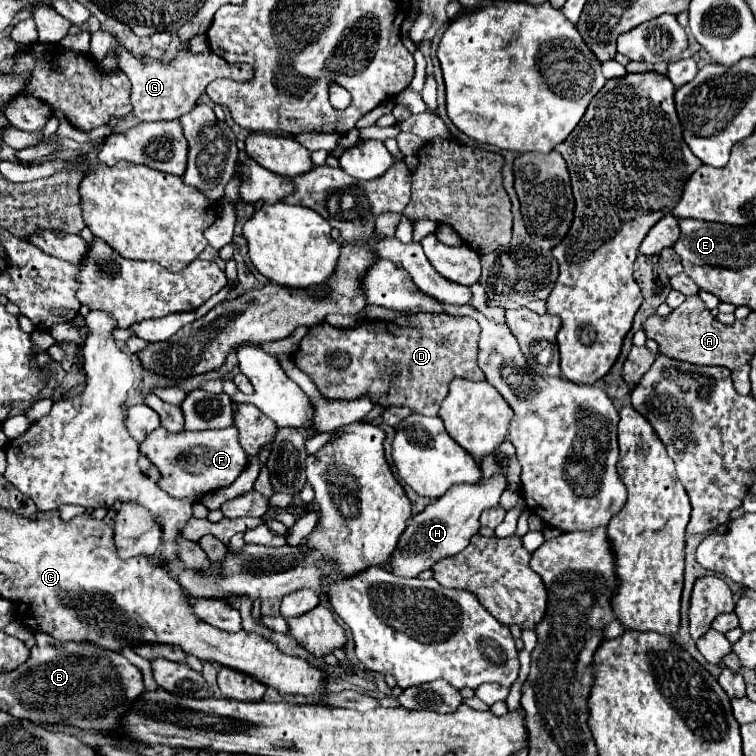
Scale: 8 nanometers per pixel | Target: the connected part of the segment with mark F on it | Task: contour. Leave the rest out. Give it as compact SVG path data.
M159 427L147 441L141 443L141 451L151 459L151 463L161 471L159 487L175 499L195 499L203 495L229 487L247 467L249 455L239 443L239 433L235 427L219 431L179 431L169 433Z

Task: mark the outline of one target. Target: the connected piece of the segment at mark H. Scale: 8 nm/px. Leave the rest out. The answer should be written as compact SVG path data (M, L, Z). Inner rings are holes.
M497 473L489 479L481 479L475 485L459 483L453 485L445 495L429 503L419 515L415 515L403 537L399 539L399 549L395 551L395 557L391 557L389 571L401 577L417 577L421 571L431 569L431 565L443 557L451 557L459 551L463 551L471 537L479 531L479 517L485 509L497 507L501 493L509 487L509 479L503 473Z

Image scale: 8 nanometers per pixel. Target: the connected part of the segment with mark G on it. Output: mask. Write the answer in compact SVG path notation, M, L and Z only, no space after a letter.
M95 31L91 37L91 53L101 61L105 53L117 51L119 53L119 67L127 73L133 89L131 89L131 105L133 111L131 115L137 117L139 121L171 121L179 119L183 113L191 111L203 93L203 89L219 77L231 77L231 79L241 79L239 77L239 65L231 65L222 57L219 57L212 51L205 51L199 54L183 53L177 59L169 63L153 61L145 65L143 61L136 59L132 53L129 53L121 43L115 41L115 37L107 31Z

